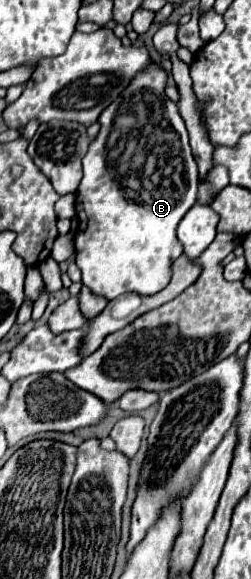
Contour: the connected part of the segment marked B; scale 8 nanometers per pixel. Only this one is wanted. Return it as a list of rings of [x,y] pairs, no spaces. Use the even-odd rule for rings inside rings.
[[[152,62],[146,68],[146,72],[136,74],[134,80],[128,84],[126,92],[122,92],[122,96],[100,114],[98,118],[100,132],[96,140],[90,144],[88,154],[82,160],[84,178],[76,192],[76,214],[80,220],[74,236],[76,266],[82,272],[82,284],[88,286],[92,294],[102,296],[106,300],[114,300],[124,292],[152,296],[168,286],[172,276],[172,264],[182,254],[182,246],[176,238],[176,226],[182,220],[182,216],[188,212],[188,208],[196,204],[198,198],[198,166],[194,164],[190,152],[188,132],[178,114],[178,106],[164,96],[164,84],[166,84],[166,72],[156,62]],[[162,118],[164,118],[164,130],[158,130]]]

